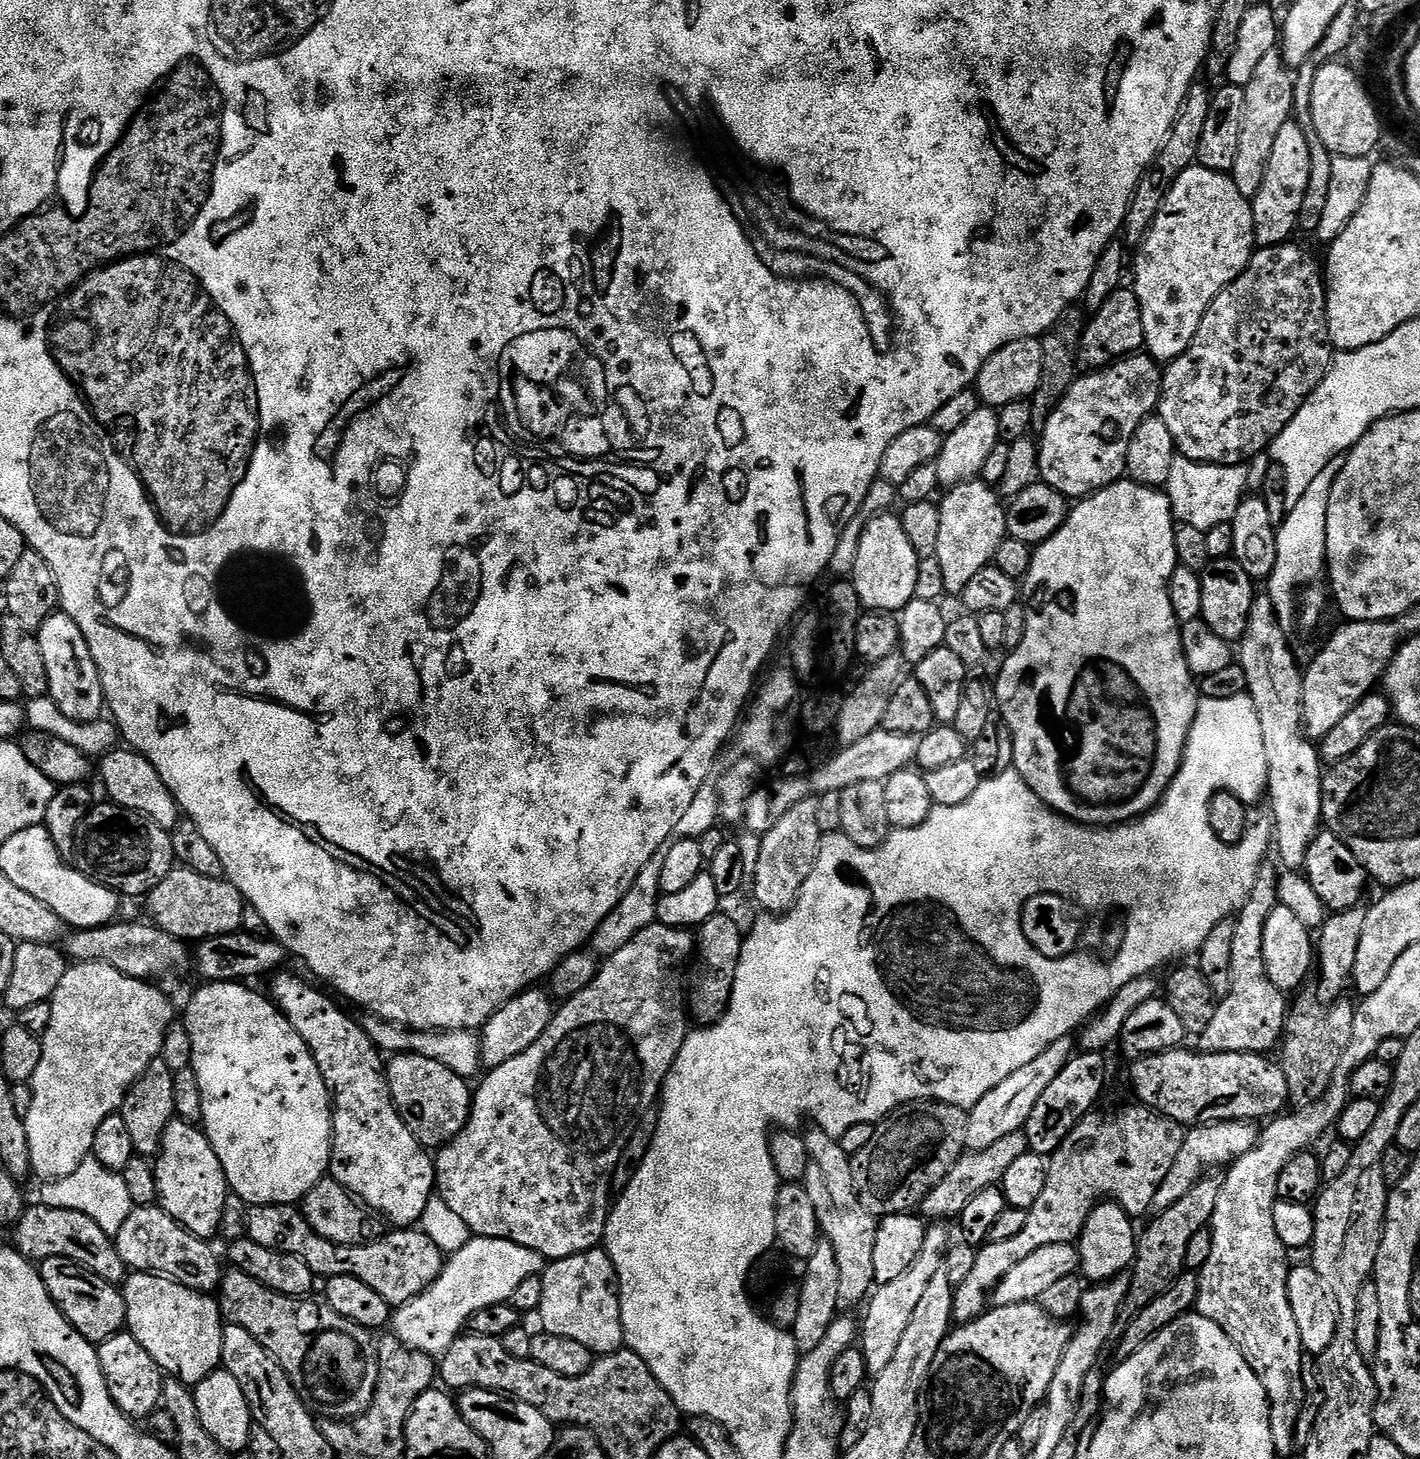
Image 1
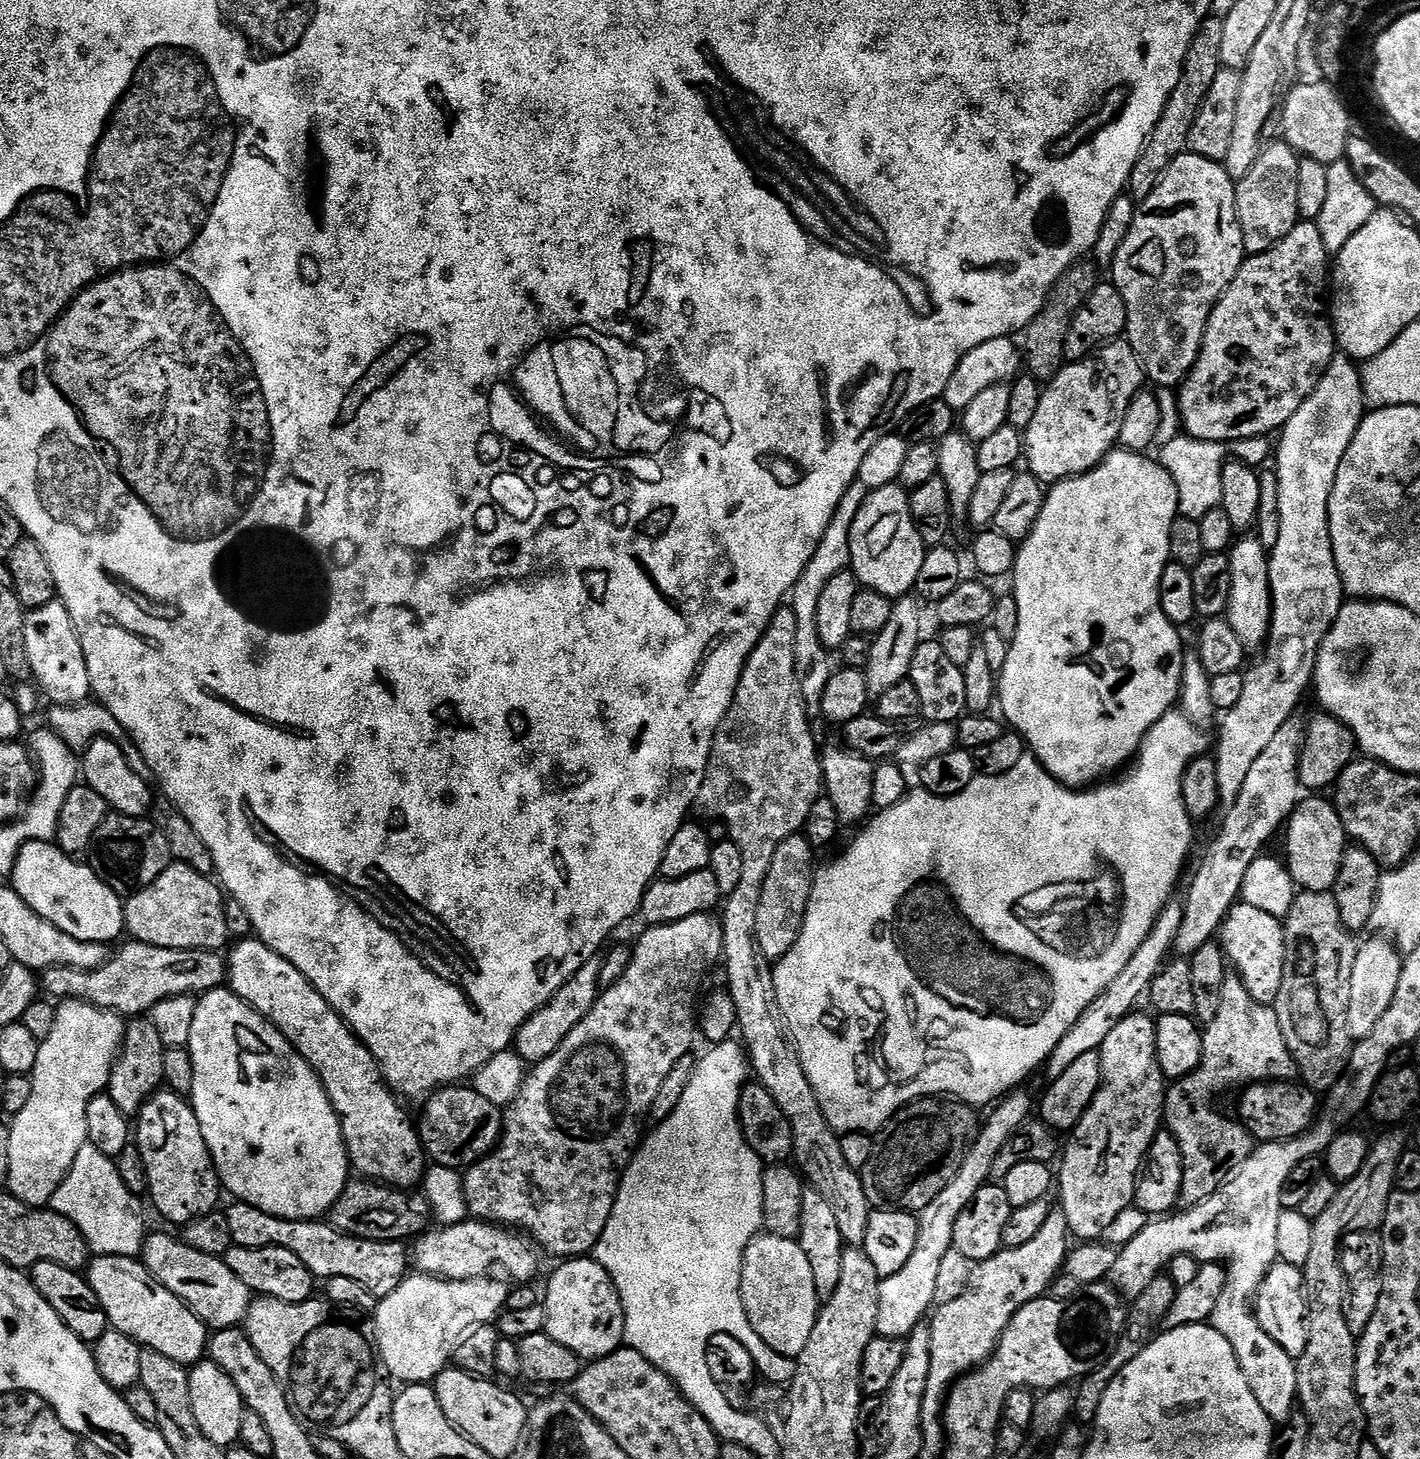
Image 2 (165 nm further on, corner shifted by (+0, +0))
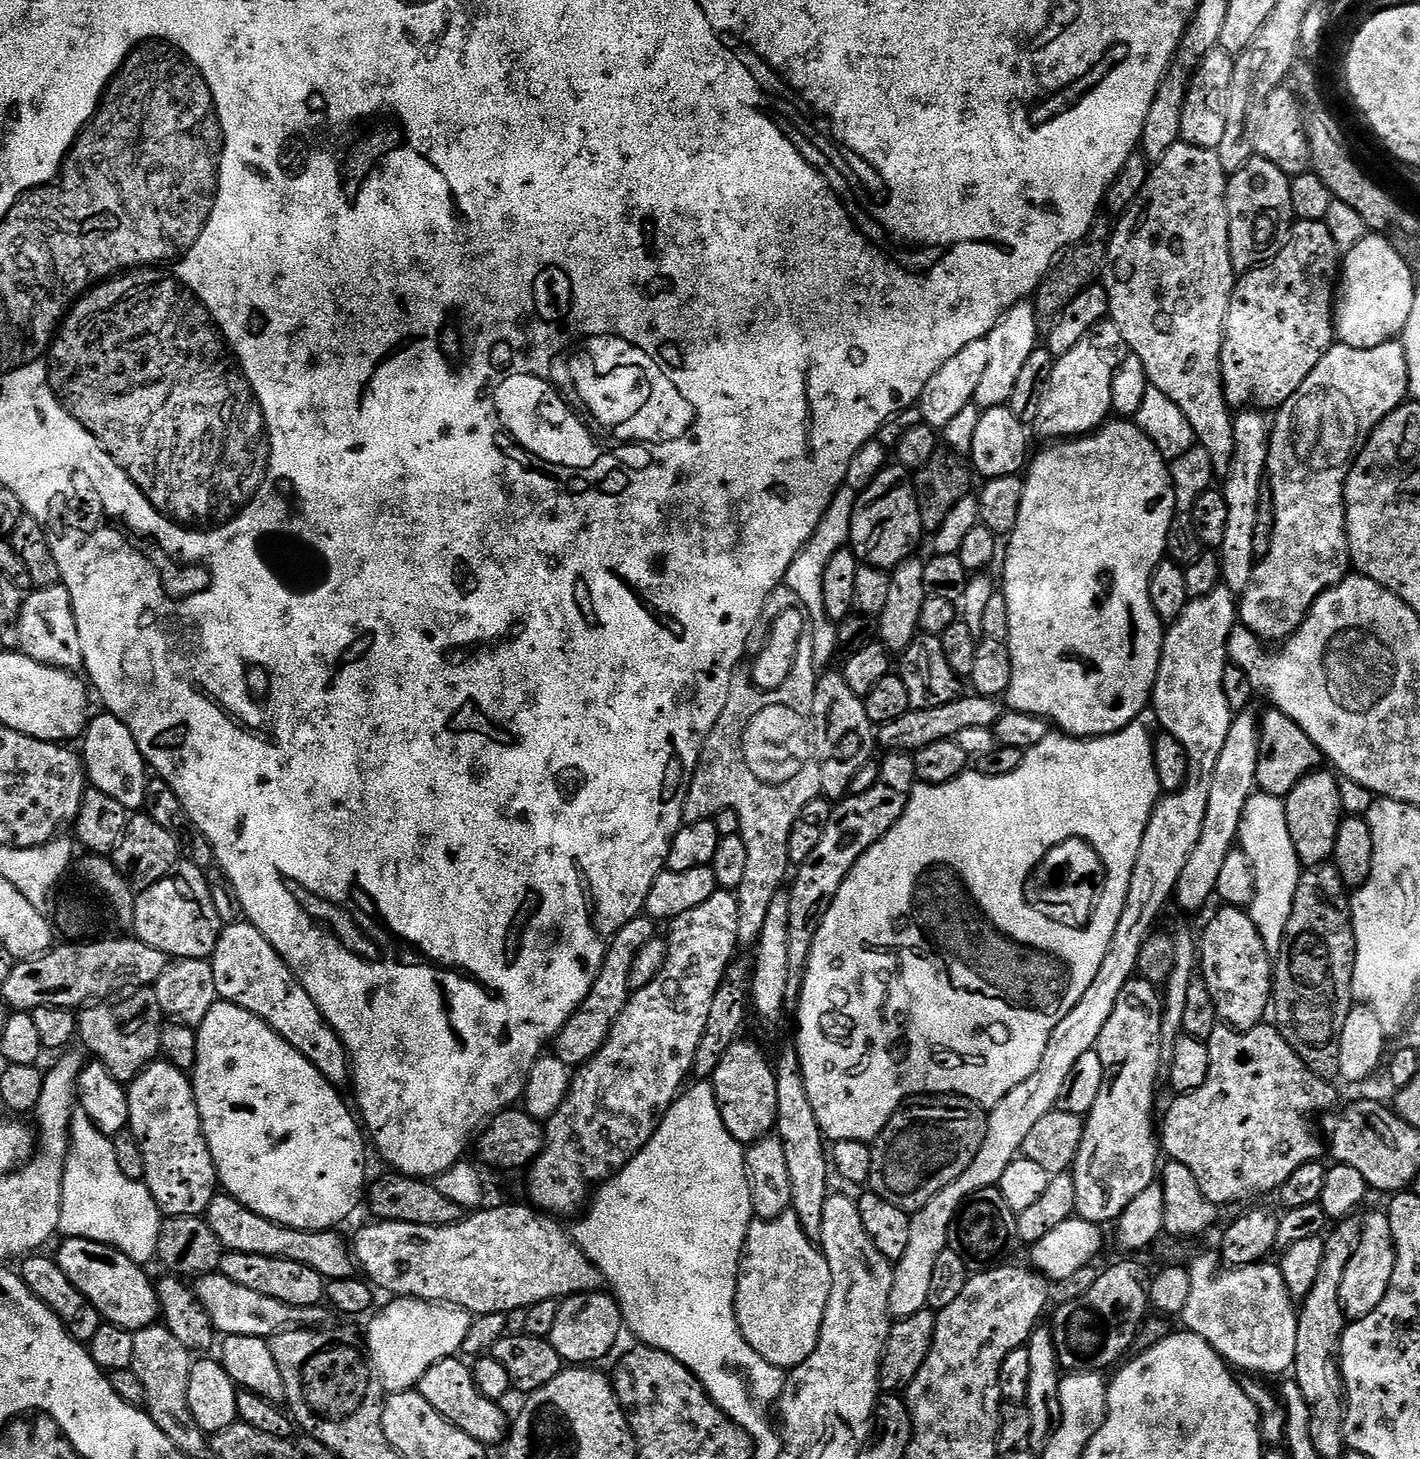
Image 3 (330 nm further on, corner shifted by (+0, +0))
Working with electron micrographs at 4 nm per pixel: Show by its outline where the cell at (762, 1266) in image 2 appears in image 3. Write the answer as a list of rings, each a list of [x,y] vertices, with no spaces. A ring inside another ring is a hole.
[[[790,1210],[773,1220],[753,1219],[748,1227],[744,1254],[740,1257],[740,1273],[736,1279],[736,1321],[746,1342],[755,1352],[762,1354],[766,1362],[775,1368],[791,1370],[814,1354],[831,1289],[832,1275],[824,1253],[814,1243],[813,1237],[804,1232],[795,1212]]]

